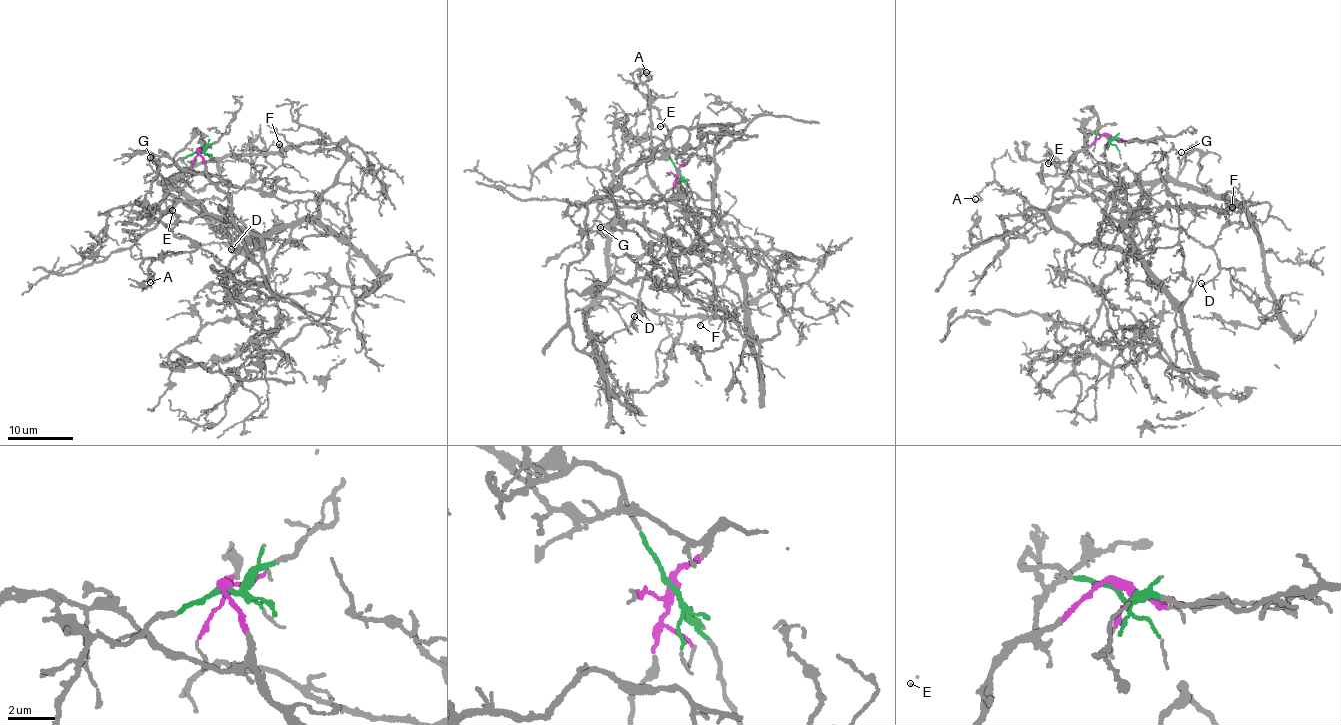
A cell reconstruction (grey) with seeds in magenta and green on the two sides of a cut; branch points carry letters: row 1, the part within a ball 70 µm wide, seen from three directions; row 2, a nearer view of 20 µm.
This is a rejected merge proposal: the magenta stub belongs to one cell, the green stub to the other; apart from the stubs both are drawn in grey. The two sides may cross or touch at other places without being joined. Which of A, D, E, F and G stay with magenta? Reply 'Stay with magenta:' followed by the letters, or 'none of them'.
Stay with magenta: D, E

